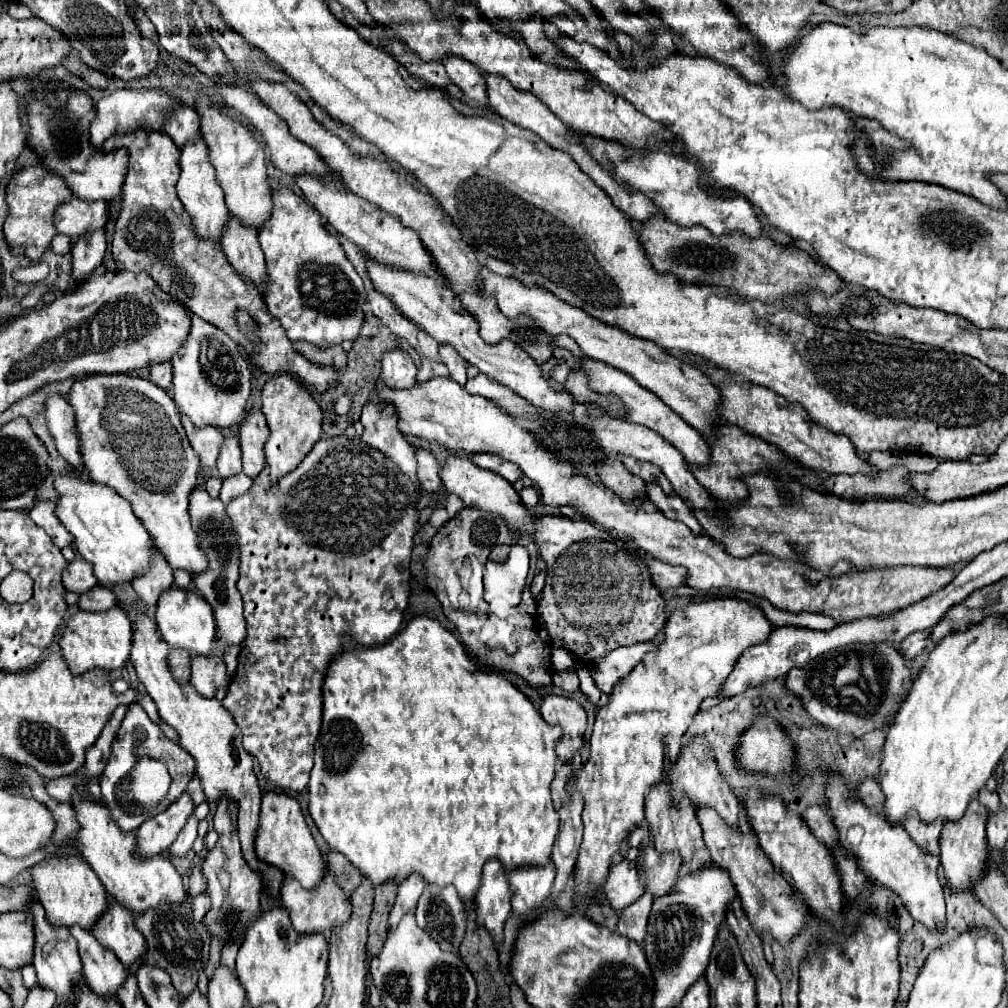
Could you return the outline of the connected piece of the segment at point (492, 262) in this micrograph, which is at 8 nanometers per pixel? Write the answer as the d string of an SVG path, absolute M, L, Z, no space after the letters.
M486 258L486 266L488 266L490 272L500 274L500 276L504 276L504 278L514 276L514 266L508 264L508 262L504 262L504 260L498 260L498 258Z

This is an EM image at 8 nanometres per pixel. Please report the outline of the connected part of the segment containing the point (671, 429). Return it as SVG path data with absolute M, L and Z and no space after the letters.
M584 358L582 364L584 364L584 368L586 368L588 376L590 376L590 386L592 386L596 392L600 392L600 394L616 394L616 396L622 398L622 402L624 402L626 408L628 408L626 420L636 422L636 424L644 424L644 426L648 426L650 430L656 430L658 434L662 434L664 438L668 438L668 442L672 442L672 446L676 446L676 448L684 454L684 460L686 460L686 462L690 462L690 464L706 464L706 462L710 462L710 446L708 446L708 442L704 440L704 436L702 436L696 428L688 426L688 424L686 424L672 408L668 408L654 392L642 388L632 376L628 376L628 374L624 374L624 372L620 372L620 370L608 366L608 364L604 364L604 362L598 362L598 360L592 360L592 358L590 358L590 360Z

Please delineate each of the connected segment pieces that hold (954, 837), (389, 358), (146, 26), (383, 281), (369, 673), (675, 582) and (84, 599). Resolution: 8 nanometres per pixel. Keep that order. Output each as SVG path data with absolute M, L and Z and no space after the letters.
M974 798L968 804L964 816L956 822L946 820L940 834L940 862L942 874L956 890L972 890L972 882L980 878L980 870L986 862L986 816L988 810Z
M404 350L384 352L382 372L380 372L380 382L384 382L384 386L392 386L392 388L414 386L416 372L418 372L418 368L408 352L404 352Z
M136 10L136 26L140 26L140 32L144 34L144 38L150 38L152 42L156 42L158 44L158 40L156 40L156 30L154 30L154 26L152 26L152 22L148 22L148 18L144 18L144 14L140 14L140 10Z
M370 256L366 258L366 270L368 270L368 276L370 276L374 288L378 292L382 292L384 296L388 296L392 300L392 304L400 310L402 316L406 316L408 320L418 324L424 332L428 332L438 342L450 342L452 346L456 346L458 354L466 362L476 366L482 374L500 382L502 386L514 390L516 394L520 394L522 398L532 402L534 406L540 406L546 410L556 410L556 412L572 410L574 398L552 390L542 374L542 368L536 362L532 362L532 358L528 358L528 354L524 354L524 350L520 350L520 346L516 346L514 342L500 342L494 346L486 344L478 334L476 320L470 314L466 314L466 310L460 306L456 296L452 296L452 290L448 286L444 286L436 278L426 276L422 272L414 274L410 270L400 270L396 266L380 264Z
M414 616L406 628L402 628L390 642L382 646L356 646L336 654L326 668L322 700L322 728L316 740L316 762L308 784L308 812L330 848L344 854L356 868L360 868L362 874L372 880L374 886L392 878L402 882L408 874L418 872L422 878L426 878L428 884L436 884L440 888L454 884L464 904L470 904L480 886L482 866L488 858L502 860L506 868L524 864L540 866L550 860L552 844L558 834L558 814L552 806L550 782L556 772L554 746L556 740L560 740L560 728L548 726L524 692L520 692L504 676L490 672L480 662L476 662L464 644L438 620L428 616Z
M650 560L646 562L650 568L650 574L654 578L654 584L660 590L668 590L668 588L678 588L684 584L684 570L682 566L672 566L660 560Z
M96 586L94 590L80 594L78 606L80 606L80 610L86 610L86 612L104 612L104 610L114 608L116 600L118 600L118 596L110 588Z

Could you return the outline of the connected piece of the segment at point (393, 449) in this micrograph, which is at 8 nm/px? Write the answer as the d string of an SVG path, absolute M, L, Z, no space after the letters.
M372 396L368 404L362 410L360 418L364 426L362 442L368 442L368 446L384 450L388 458L392 458L408 478L412 478L418 484L416 478L416 456L412 450L412 444L396 430L396 422L392 422L392 414L388 410L376 410L376 402L372 402Z

